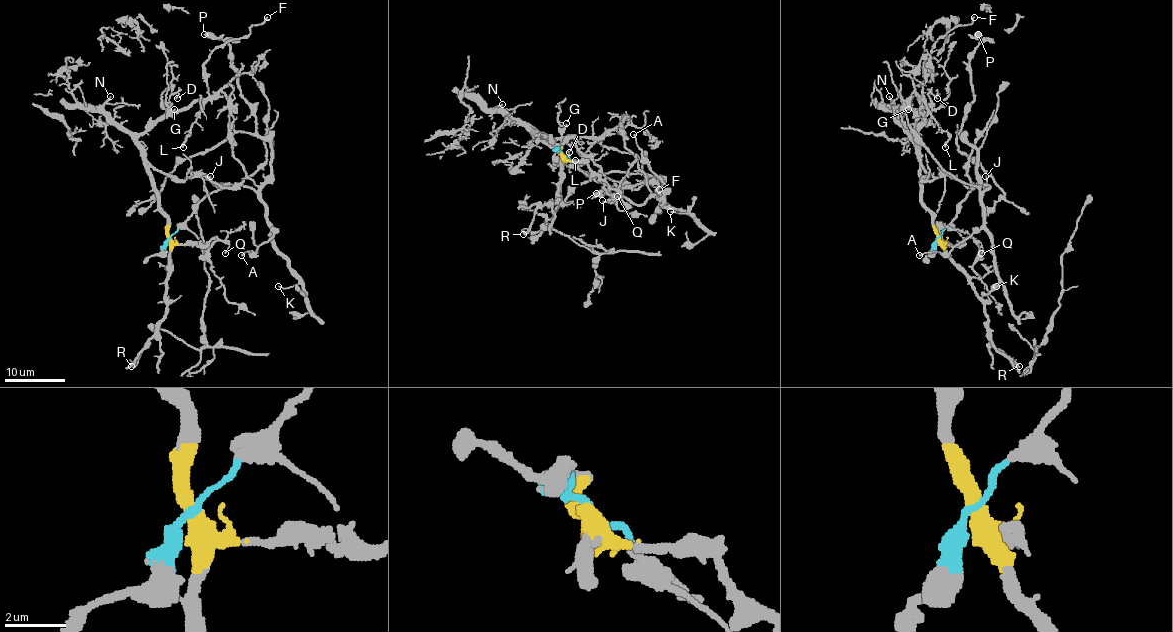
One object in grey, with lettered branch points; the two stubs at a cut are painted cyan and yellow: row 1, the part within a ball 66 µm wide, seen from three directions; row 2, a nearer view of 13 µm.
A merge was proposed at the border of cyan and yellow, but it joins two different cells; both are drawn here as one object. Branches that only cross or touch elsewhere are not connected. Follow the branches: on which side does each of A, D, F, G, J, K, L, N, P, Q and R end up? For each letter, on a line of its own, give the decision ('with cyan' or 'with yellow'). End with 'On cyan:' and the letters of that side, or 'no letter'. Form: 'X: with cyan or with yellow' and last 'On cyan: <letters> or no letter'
A: with cyan
D: with yellow
F: with yellow
G: with yellow
J: with cyan
K: with cyan
L: with yellow
N: with yellow
P: with cyan
Q: with yellow
R: with yellow
On cyan: A, J, K, P

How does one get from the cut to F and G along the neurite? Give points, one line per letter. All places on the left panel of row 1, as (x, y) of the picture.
F: (169, 238), (169, 216), (157, 200), (146, 150), (137, 139), (208, 96), (203, 62), (267, 17)
G: (169, 238), (169, 216), (157, 200), (157, 188), (146, 150), (137, 138), (173, 109)

